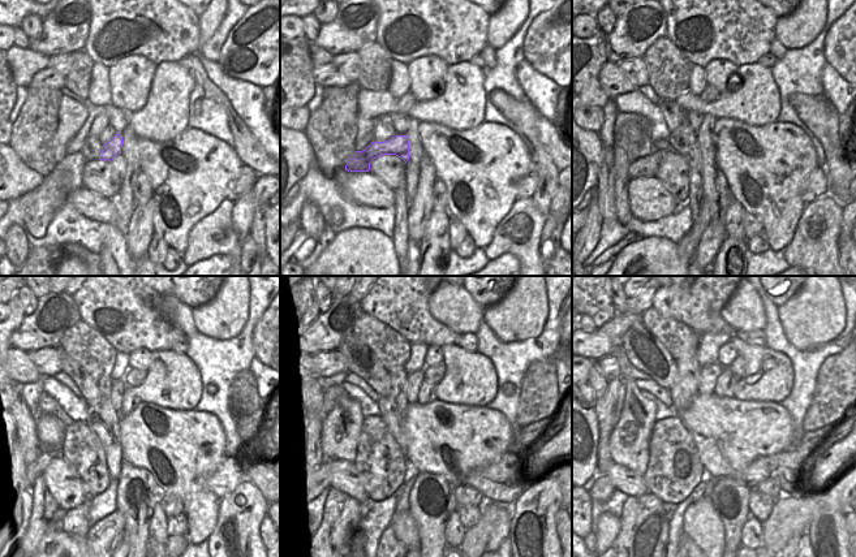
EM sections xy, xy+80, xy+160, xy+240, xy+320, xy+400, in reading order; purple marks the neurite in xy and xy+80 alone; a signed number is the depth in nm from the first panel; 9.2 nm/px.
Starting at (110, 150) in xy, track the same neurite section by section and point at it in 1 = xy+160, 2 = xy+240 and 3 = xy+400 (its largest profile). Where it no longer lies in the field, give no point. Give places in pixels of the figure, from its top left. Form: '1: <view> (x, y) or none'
1: xy+160 (644, 167)
2: xy+240 (44, 458)
3: xy+400 (602, 489)

